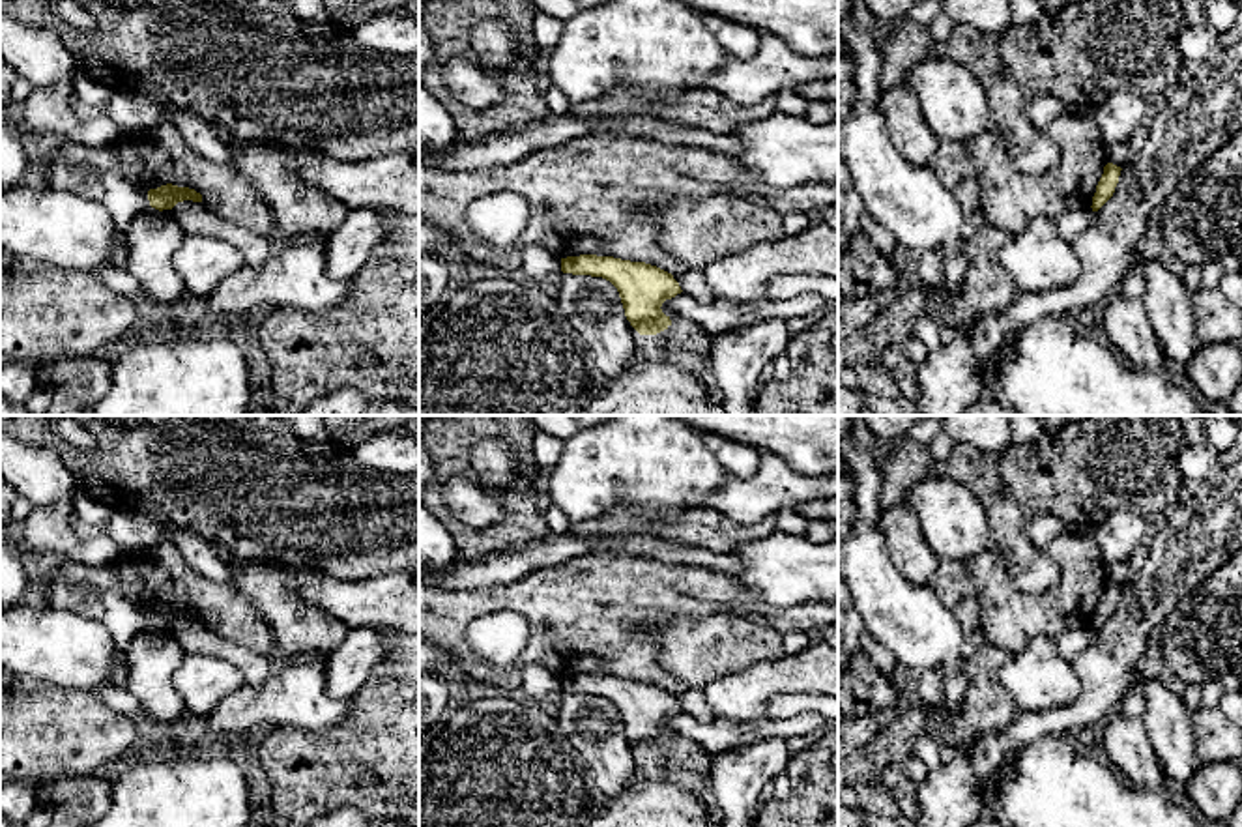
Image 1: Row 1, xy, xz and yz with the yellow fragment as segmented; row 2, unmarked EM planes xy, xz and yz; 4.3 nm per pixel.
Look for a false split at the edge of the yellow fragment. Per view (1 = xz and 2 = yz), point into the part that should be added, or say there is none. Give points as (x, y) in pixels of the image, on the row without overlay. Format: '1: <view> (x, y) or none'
1: none
2: none

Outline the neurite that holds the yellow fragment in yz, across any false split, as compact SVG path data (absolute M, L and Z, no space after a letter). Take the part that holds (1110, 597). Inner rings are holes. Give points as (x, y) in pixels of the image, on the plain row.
M1107 582L1104 586L1104 593L1096 604L1096 612L1092 616L1092 631L1098 631L1115 612L1115 606L1119 602L1120 586Z

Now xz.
M567 675L561 677L561 690L610 700L619 711L627 739L640 754L657 754L668 748L672 739L660 726L683 711L672 692L645 681L614 675Z

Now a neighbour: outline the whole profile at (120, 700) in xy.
M103 687L95 696L112 711L140 718L142 707L125 687Z

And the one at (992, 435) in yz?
M945 415L943 432L954 443L965 443L989 455L1001 455L1012 445L1008 415Z

